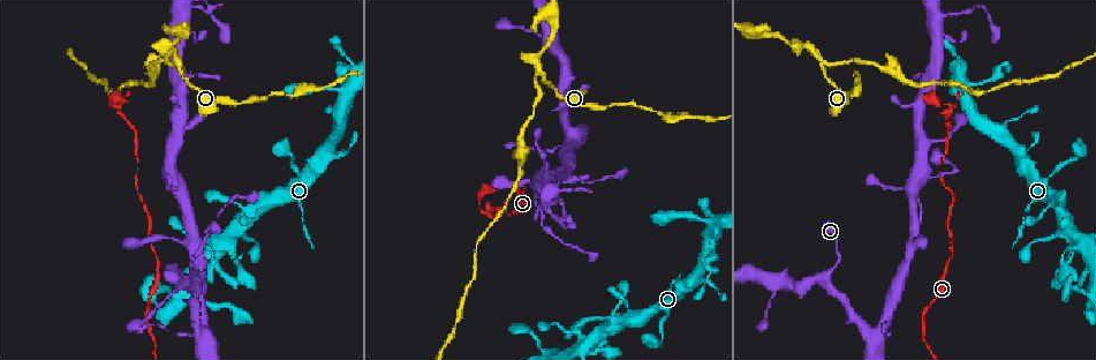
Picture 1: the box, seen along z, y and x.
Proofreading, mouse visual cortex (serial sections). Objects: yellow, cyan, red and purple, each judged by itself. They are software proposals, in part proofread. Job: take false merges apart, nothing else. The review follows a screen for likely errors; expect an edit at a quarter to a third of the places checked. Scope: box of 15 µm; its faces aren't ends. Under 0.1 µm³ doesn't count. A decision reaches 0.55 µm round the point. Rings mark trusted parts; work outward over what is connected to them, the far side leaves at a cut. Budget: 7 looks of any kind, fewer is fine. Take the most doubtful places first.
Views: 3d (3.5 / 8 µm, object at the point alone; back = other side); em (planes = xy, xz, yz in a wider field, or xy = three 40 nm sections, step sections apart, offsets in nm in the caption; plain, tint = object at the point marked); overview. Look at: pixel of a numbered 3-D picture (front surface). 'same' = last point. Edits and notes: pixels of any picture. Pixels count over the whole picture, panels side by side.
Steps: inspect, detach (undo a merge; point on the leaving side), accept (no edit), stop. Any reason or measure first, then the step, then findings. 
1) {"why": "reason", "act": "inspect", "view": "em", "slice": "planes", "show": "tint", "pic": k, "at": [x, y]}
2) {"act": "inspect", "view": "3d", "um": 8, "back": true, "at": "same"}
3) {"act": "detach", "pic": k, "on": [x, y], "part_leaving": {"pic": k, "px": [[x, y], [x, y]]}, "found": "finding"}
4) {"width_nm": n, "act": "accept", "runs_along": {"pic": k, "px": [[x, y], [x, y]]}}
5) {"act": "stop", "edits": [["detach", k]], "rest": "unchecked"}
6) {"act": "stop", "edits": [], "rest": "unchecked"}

{"why": "sharp bend", "act": "inspect", "view": "3d", "um": 3.5, "pic": 1, "at": [810, 50]}

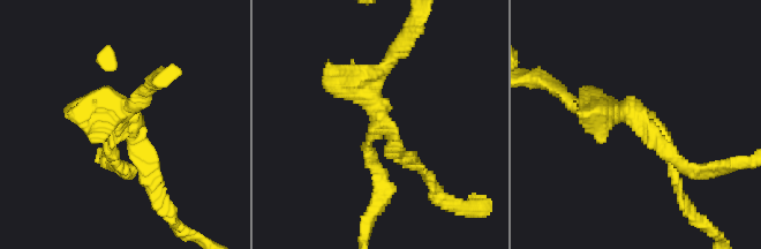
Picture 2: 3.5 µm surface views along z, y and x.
{"arms": 3, "arm_widths_nm": [150, 200, 350], "act": "inspect", "view": "em", "slice": "xy", "step": 2, "show": "tint", "pic": 2, "at": [646, 127]}

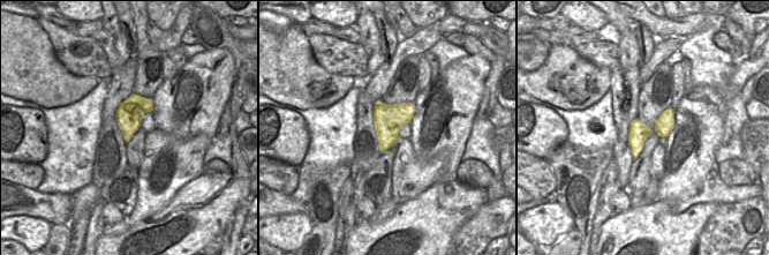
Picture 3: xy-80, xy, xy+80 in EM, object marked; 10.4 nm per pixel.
{"act": "accept", "runs_along": {"pic": 3, "px": [[671, 112], [635, 142], [634, 154]]}, "found": "one cell here"}

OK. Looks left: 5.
{"why": "calibre changes", "act": "inspect", "view": "3d", "um": 8, "pic": 1, "at": [159, 264]}

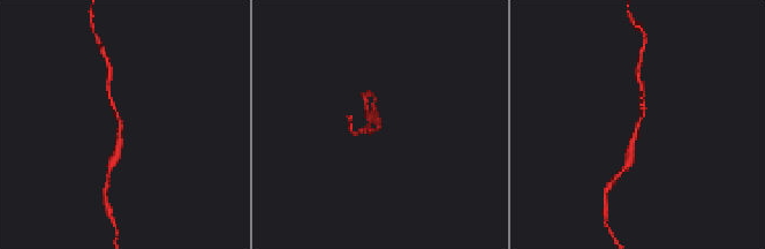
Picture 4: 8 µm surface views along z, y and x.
{"arm_widths_nm": [150, 250], "why": "need the tissue", "act": "inspect", "view": "em", "slice": "xy", "step": 5, "show": "tint", "pic": 4, "at": [638, 128]}

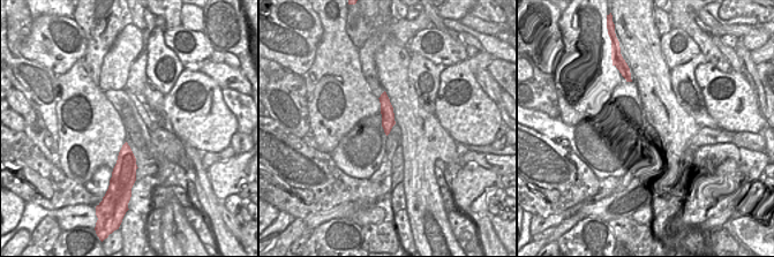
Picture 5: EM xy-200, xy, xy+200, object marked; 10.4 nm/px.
{"act": "accept", "found": "all the same cell"}

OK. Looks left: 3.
{"why": "sharp bend", "act": "inspect", "view": "3d", "um": 3.5, "back": true, "pic": 1, "at": [946, 106]}

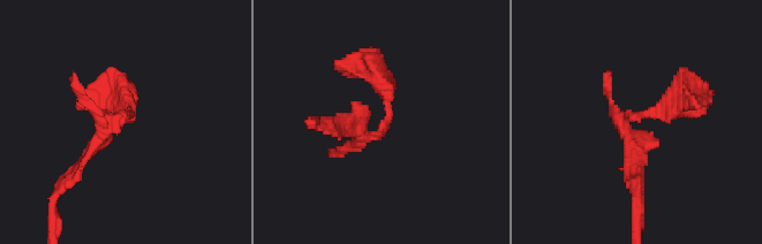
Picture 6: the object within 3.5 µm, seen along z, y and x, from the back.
{"act": "inspect", "view": "em", "slice": "xy", "step": 2, "show": "tint", "pic": 6, "at": [387, 111]}

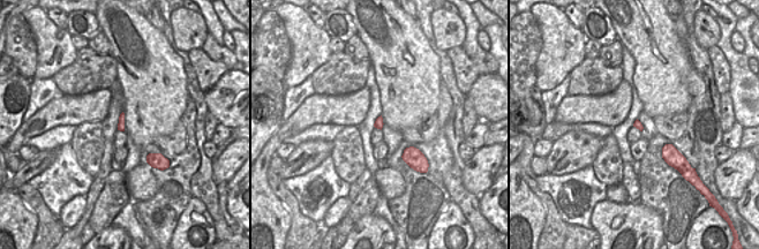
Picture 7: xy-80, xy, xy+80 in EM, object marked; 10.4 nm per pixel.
{"act": "accept", "runs_along": {"pic": 6, "px": [[633, 150], [627, 114], [695, 100]]}, "found": "continuous, no second cell"}

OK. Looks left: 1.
{"act": "stop", "edits": [], "rest": "unchecked"}

